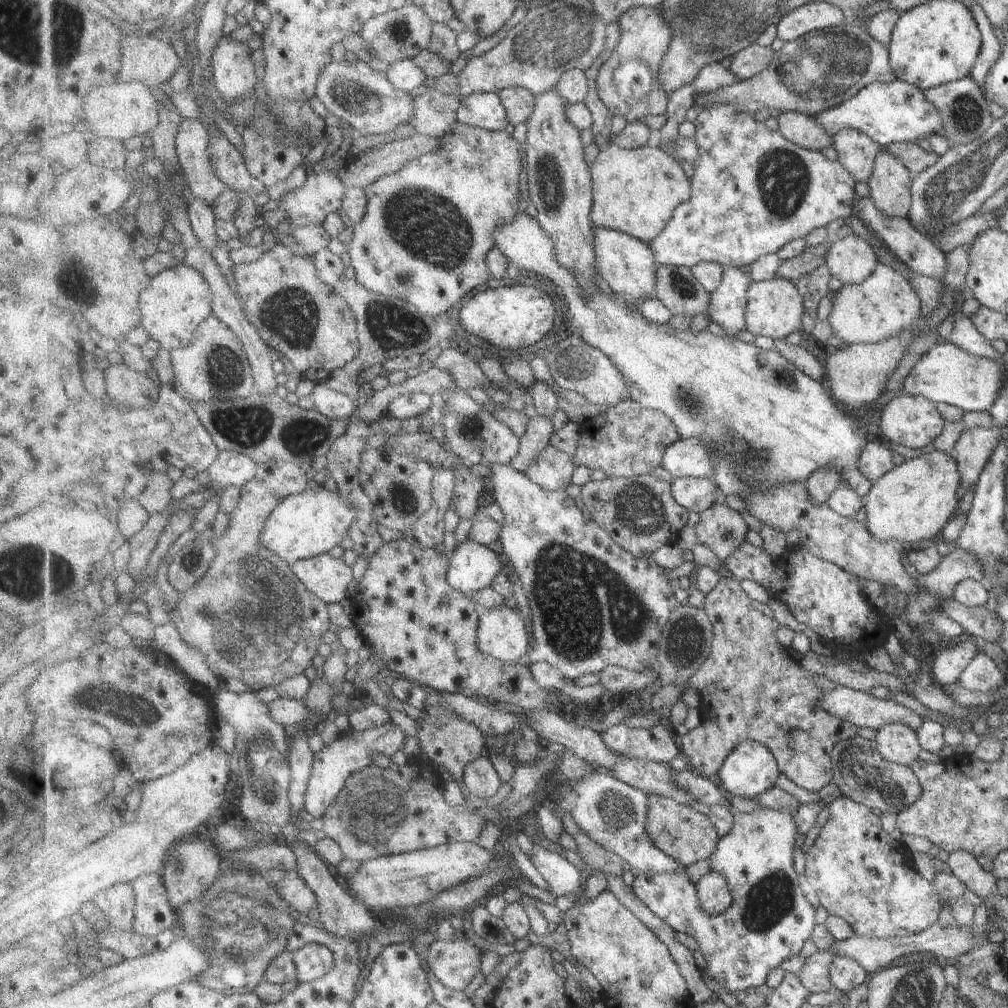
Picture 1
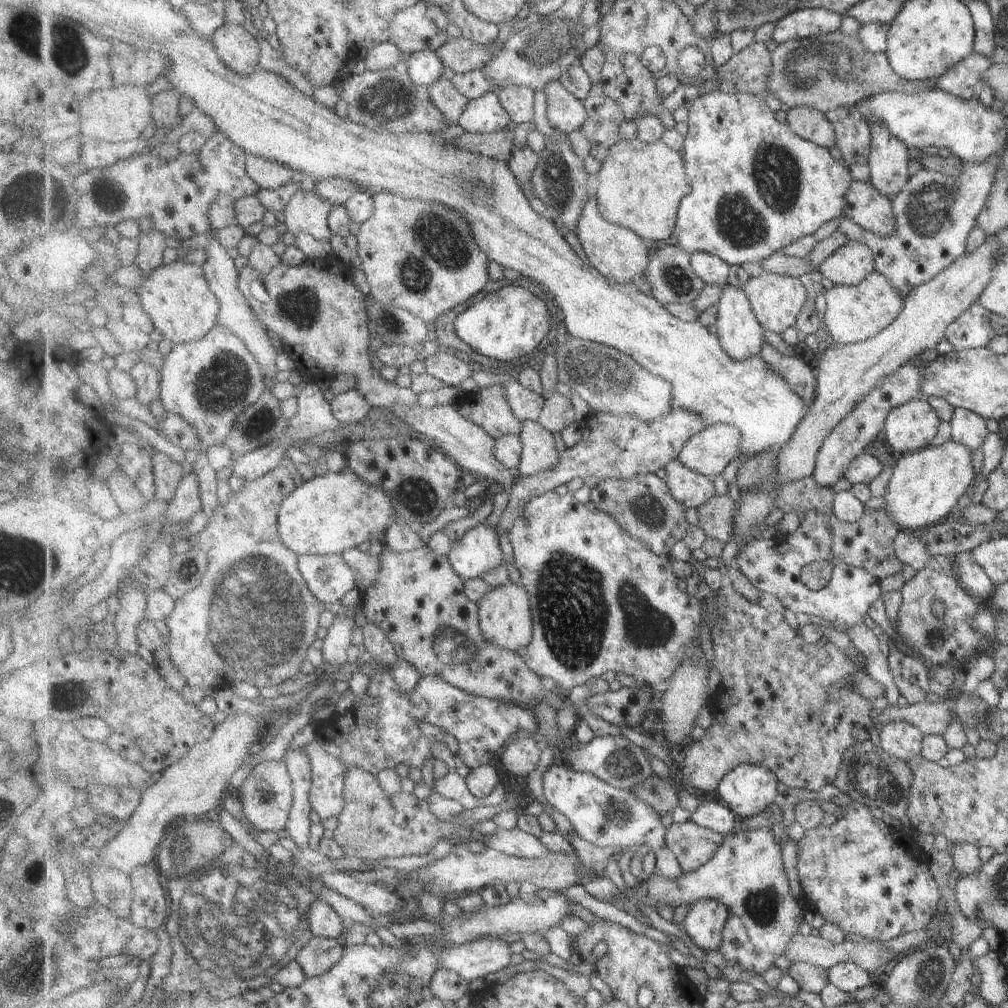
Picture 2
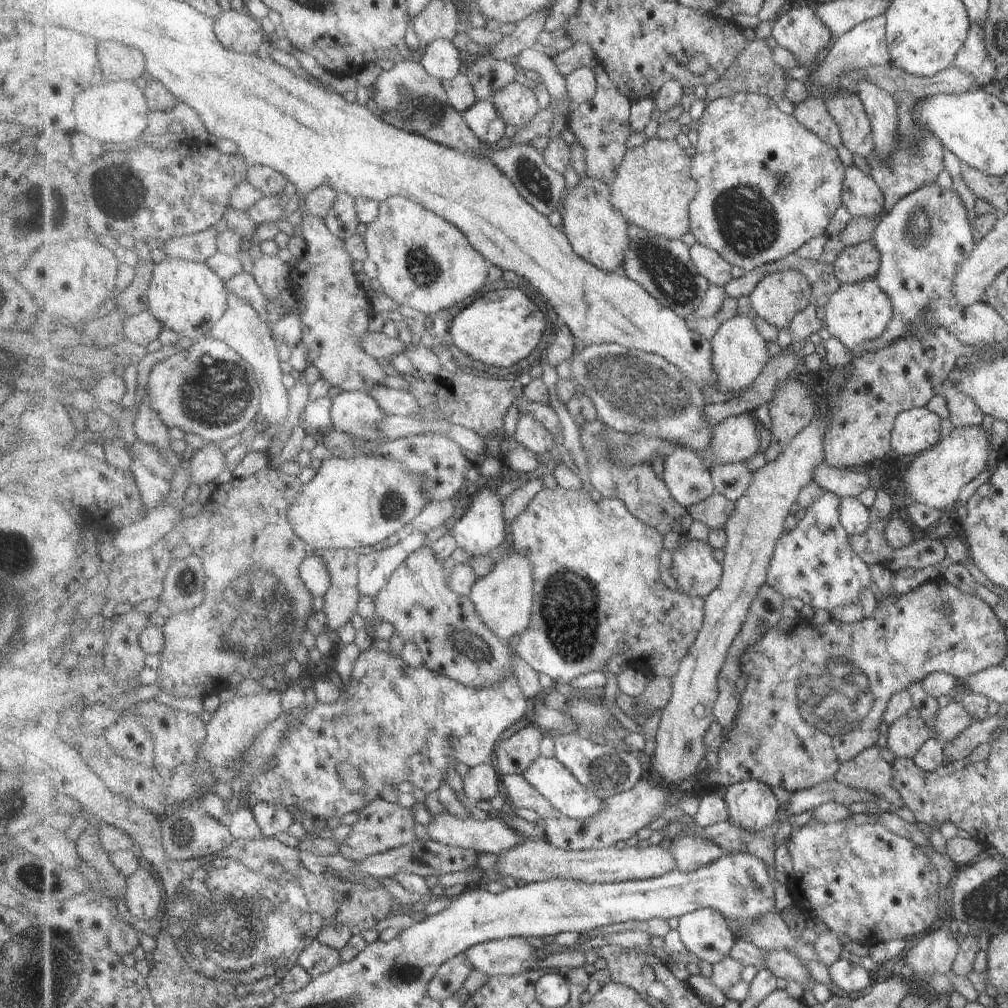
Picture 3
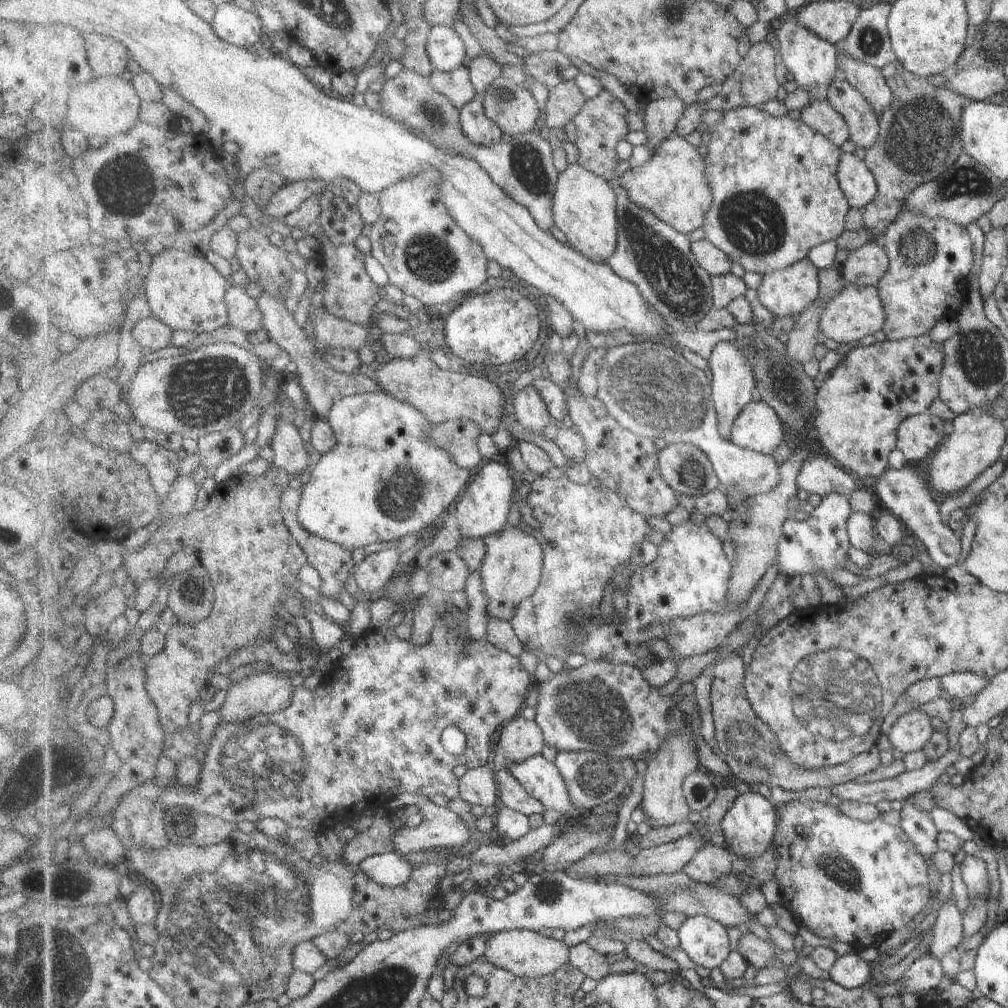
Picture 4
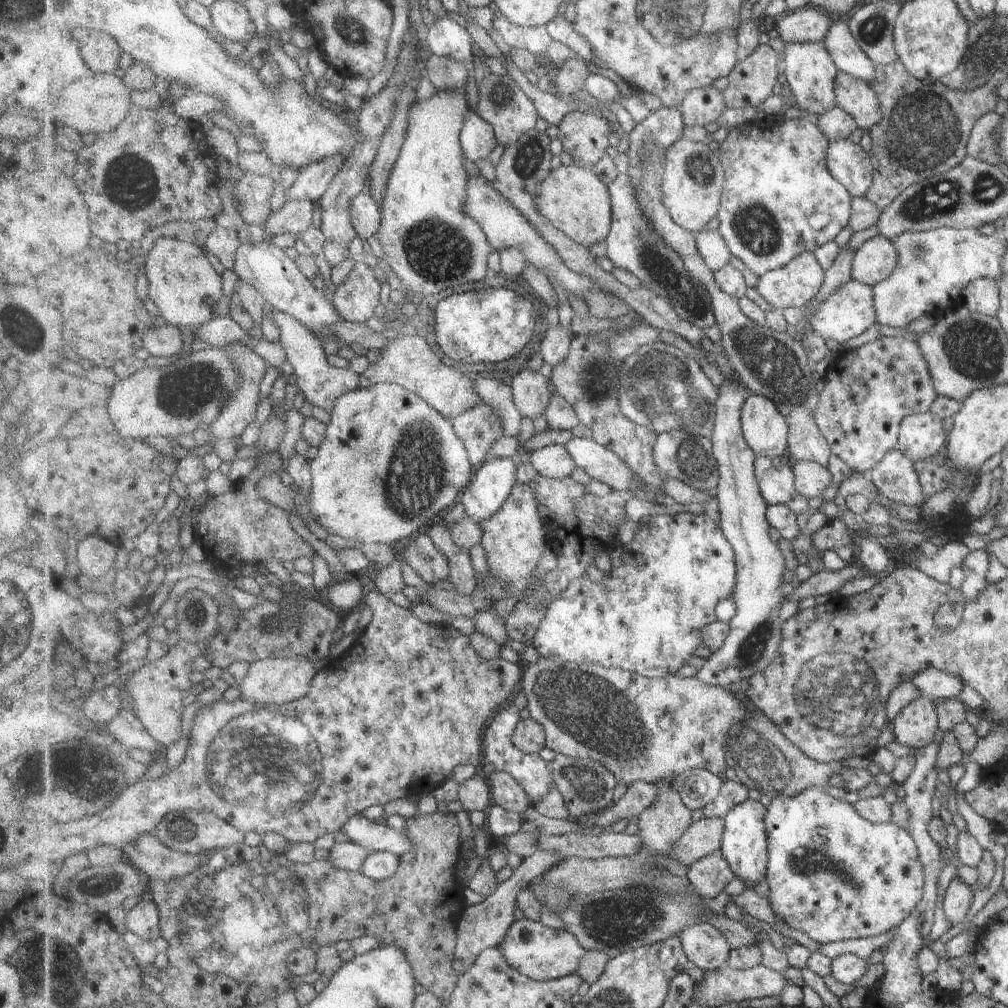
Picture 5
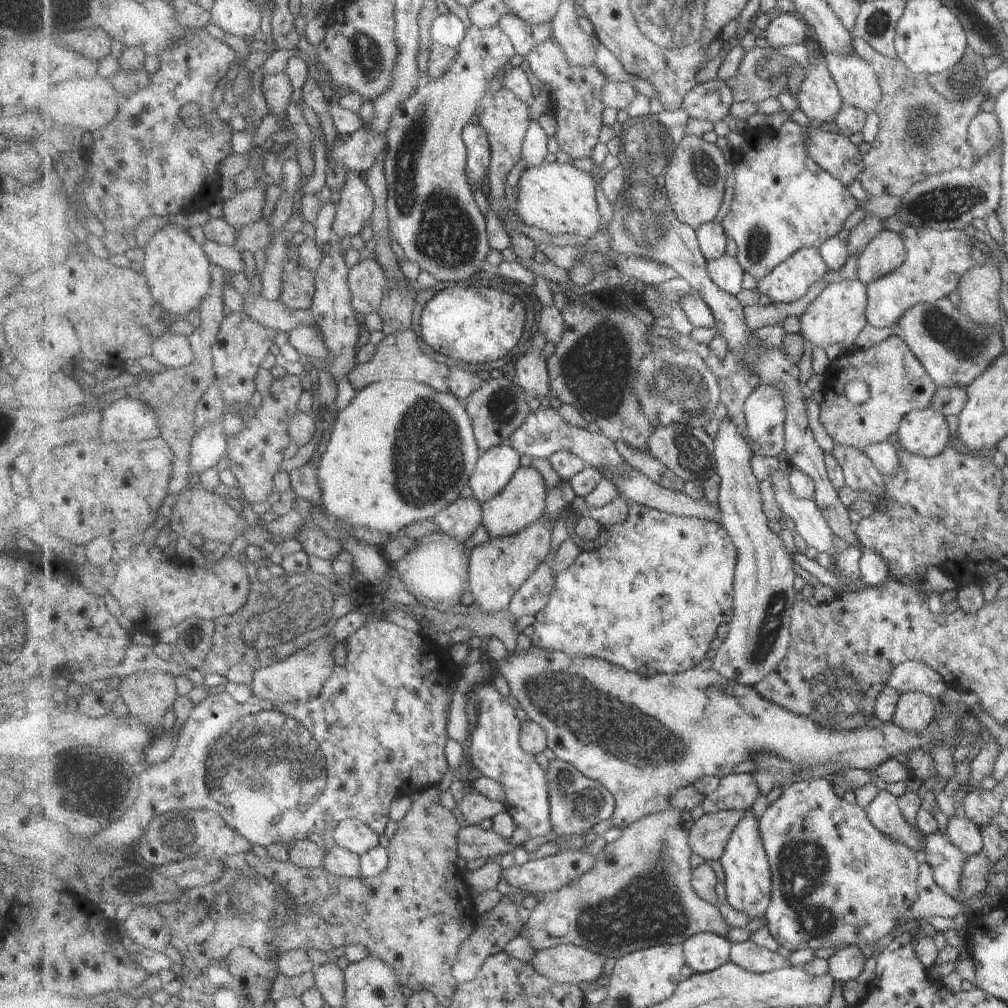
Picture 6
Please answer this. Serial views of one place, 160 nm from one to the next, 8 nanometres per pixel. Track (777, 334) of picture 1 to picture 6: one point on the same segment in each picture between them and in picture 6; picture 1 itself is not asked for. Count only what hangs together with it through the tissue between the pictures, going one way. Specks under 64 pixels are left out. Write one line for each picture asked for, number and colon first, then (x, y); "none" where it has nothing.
2: (777, 300)
3: (779, 297)
4: (788, 291)
5: (798, 283)
6: (792, 280)

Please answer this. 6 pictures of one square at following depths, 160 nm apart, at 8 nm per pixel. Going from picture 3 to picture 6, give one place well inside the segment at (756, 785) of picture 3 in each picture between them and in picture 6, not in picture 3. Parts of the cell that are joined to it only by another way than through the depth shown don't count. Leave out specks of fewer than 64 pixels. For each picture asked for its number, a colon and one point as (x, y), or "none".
4: (750, 825)
5: (745, 843)
6: (748, 876)

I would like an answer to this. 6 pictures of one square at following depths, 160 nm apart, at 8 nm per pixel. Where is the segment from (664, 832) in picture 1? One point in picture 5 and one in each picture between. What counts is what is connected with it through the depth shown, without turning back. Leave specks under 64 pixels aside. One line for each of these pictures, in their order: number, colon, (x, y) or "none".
2: (693, 845)
3: (691, 854)
4: (711, 864)
5: (710, 875)

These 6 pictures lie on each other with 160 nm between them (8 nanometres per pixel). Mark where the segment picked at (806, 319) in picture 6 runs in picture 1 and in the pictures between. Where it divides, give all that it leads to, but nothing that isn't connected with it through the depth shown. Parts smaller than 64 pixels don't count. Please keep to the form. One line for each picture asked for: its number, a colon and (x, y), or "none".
1: (884, 304)
2: (854, 313)
3: (859, 312)
4: (855, 311)
5: (850, 309)

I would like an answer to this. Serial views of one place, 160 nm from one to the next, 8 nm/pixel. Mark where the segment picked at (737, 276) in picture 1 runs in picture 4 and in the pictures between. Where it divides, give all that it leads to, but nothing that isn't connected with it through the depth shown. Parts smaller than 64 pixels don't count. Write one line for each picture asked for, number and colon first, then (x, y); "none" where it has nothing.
2: (741, 334)
3: (740, 355)
4: (734, 384)

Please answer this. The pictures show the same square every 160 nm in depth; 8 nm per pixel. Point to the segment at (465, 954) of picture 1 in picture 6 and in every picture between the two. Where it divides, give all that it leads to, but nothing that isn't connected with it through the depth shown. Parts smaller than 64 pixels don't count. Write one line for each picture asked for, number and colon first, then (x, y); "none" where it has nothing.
2: (477, 959)
3: (514, 956)
4: (524, 952)
5: (543, 953)
6: (568, 963)

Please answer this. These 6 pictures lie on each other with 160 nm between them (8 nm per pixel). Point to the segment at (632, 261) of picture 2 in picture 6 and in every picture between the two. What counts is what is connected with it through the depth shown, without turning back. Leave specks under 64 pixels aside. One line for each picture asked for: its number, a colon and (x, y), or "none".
3: (599, 233)
4: (585, 206)
5: (573, 198)
6: (558, 198)

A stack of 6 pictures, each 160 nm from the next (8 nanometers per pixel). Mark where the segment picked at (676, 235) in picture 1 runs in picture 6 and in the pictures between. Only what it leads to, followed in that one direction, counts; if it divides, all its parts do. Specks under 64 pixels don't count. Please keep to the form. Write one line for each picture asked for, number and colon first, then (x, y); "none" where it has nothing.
2: (757, 187)
3: (768, 185)
4: (776, 196)
5: (780, 200)
6: (784, 201)

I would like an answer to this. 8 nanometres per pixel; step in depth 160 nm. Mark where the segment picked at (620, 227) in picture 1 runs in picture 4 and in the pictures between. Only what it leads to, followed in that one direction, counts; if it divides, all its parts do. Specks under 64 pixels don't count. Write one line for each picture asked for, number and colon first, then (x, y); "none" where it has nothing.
2: (641, 185)
3: (654, 188)
4: (673, 183)

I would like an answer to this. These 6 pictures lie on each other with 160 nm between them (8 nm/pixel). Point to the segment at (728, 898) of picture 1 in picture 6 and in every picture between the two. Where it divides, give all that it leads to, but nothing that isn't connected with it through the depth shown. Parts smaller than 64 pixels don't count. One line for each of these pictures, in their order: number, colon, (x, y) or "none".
2: (704, 923)
3: (706, 933)
4: (705, 940)
5: (707, 947)
6: (705, 952)

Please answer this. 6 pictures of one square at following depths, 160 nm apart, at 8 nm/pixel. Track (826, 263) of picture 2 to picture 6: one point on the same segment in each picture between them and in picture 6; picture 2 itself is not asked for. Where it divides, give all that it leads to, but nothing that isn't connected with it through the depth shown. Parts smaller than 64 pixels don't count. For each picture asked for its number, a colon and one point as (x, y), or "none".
3: (860, 262)
4: (864, 266)
5: (873, 261)
6: (883, 255)

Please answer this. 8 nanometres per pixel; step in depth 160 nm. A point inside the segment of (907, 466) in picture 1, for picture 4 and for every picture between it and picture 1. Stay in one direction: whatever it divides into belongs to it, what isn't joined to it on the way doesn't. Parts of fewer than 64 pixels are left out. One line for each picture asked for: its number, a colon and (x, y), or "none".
2: (924, 485)
3: (934, 478)
4: (977, 436)

